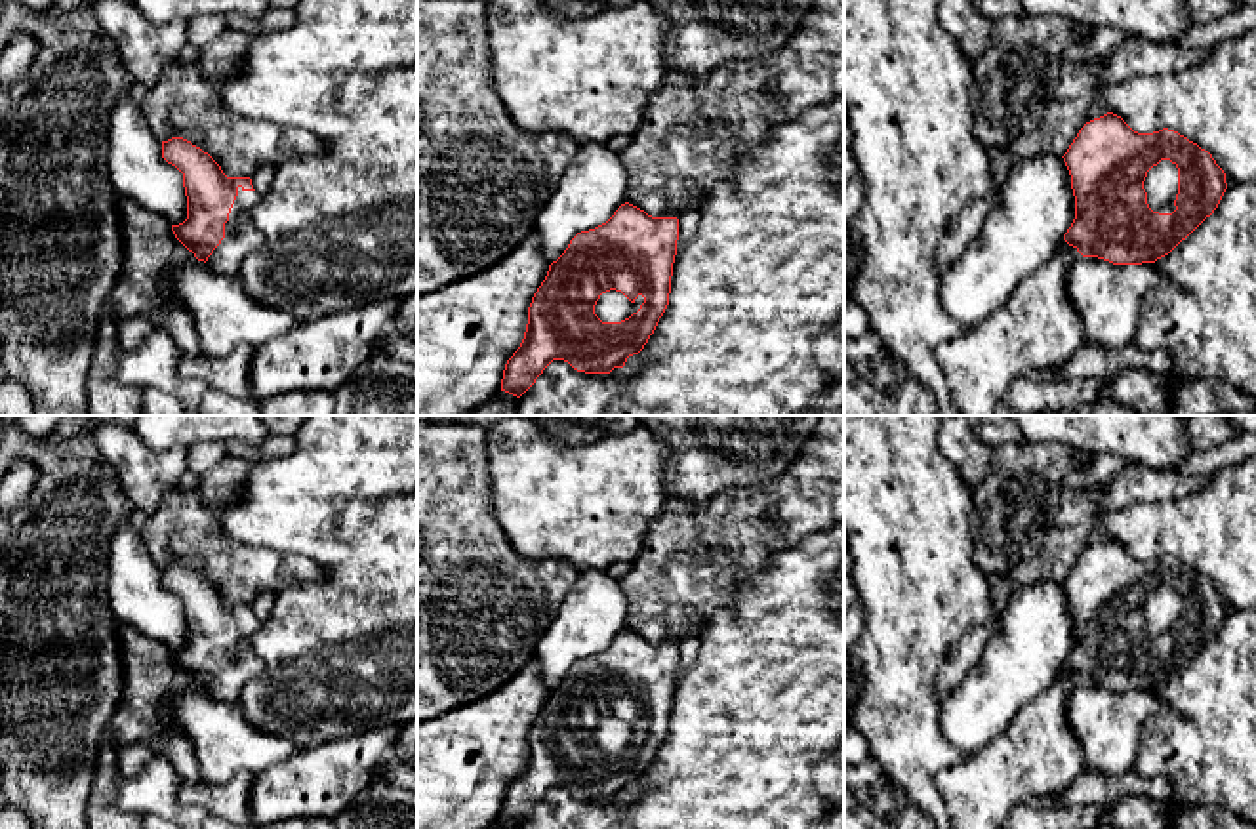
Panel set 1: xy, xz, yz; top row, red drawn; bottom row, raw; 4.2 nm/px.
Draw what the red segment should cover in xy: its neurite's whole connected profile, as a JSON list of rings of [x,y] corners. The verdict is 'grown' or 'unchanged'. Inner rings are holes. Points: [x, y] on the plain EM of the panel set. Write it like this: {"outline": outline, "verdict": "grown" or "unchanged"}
{"outline": [[[183,564],[162,568],[162,585],[183,600],[187,646],[172,652],[175,665],[213,699],[236,705],[244,686],[263,671],[263,661],[253,654],[250,642],[259,627],[252,606],[227,604],[208,579]]], "verdict": "grown"}

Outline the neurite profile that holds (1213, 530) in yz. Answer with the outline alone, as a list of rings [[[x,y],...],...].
[[[1256,455],[1218,469],[1206,488],[1189,495],[1109,509],[1098,518],[1098,530],[1138,560],[1178,558],[1208,577],[1233,610],[1256,606]]]

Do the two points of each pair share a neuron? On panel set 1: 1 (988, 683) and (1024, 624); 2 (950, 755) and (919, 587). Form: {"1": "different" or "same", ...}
{"1": "same", "2": "same"}

